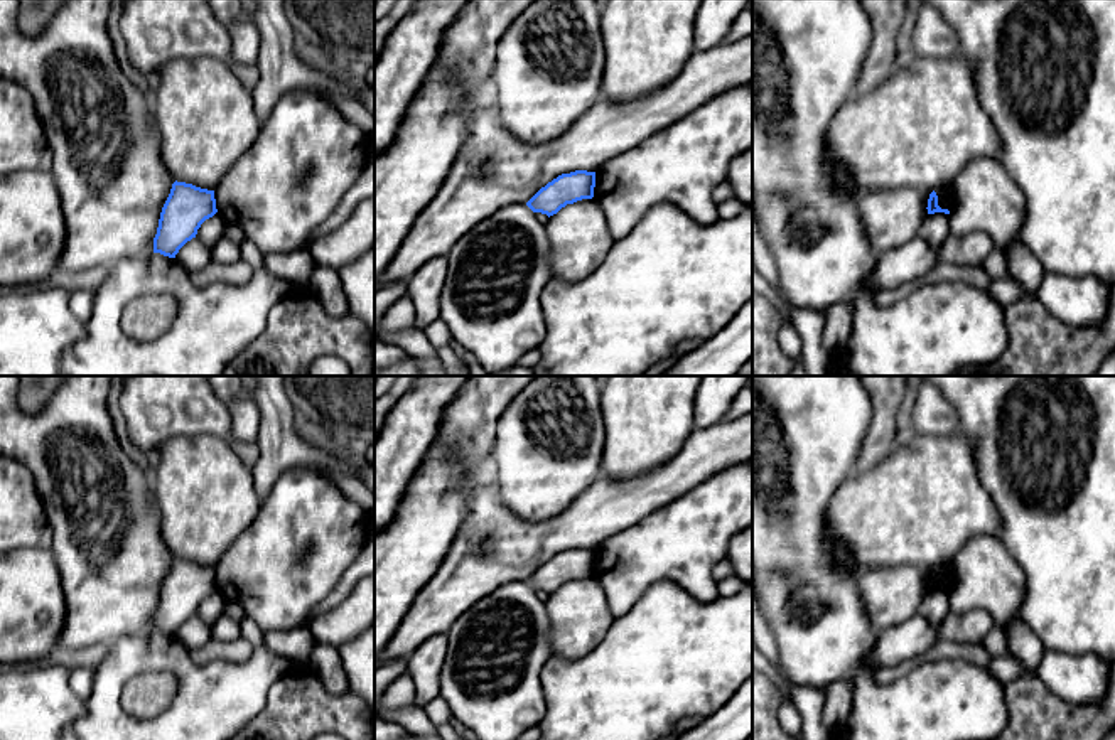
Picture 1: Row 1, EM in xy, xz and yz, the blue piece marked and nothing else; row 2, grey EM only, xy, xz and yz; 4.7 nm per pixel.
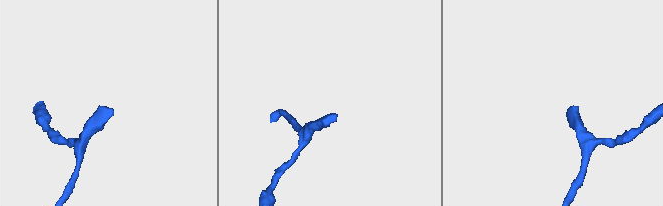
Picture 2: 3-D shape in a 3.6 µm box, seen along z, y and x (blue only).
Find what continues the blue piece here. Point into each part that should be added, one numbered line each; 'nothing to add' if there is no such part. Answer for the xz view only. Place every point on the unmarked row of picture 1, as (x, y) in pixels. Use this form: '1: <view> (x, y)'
nothing to add

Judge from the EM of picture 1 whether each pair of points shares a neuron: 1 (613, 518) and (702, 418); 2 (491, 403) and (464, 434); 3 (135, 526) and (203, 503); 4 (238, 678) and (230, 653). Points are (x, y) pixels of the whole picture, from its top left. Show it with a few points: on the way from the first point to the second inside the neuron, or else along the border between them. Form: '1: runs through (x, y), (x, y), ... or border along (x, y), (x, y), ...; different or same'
1: border along (724, 418), (697, 428); different
2: runs through (484, 410), (468, 427); same
3: border along (150, 484), (159, 509), (161, 536), (174, 555); different
4: border along (255, 648), (245, 661), (194, 663); different

